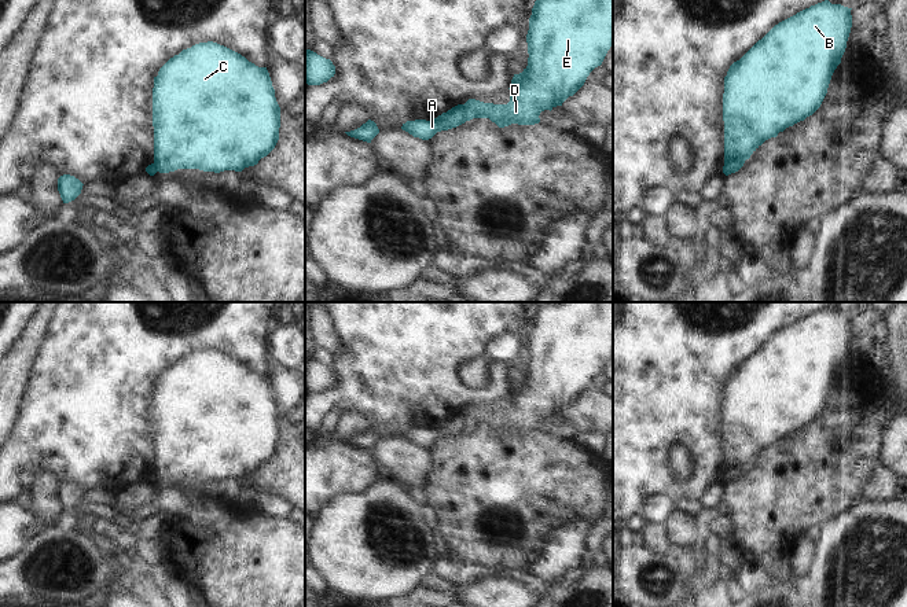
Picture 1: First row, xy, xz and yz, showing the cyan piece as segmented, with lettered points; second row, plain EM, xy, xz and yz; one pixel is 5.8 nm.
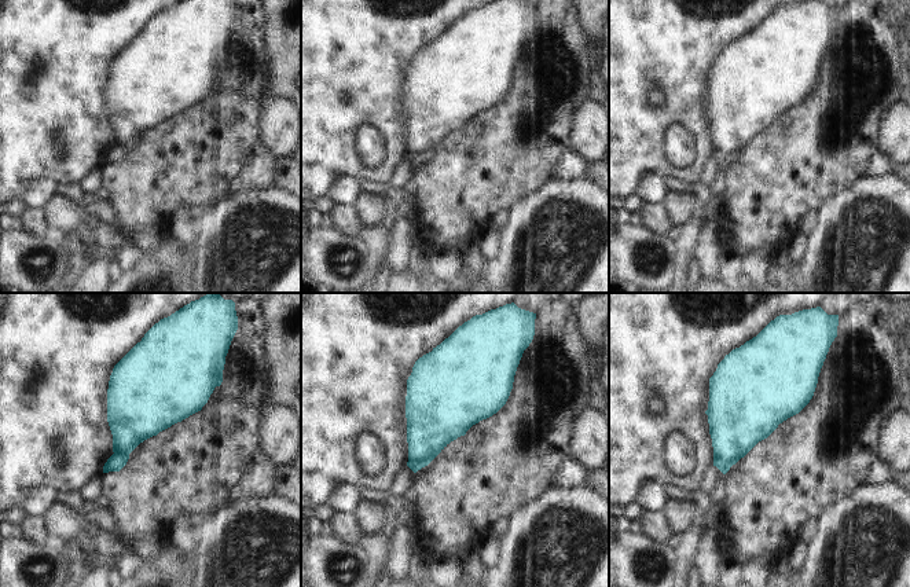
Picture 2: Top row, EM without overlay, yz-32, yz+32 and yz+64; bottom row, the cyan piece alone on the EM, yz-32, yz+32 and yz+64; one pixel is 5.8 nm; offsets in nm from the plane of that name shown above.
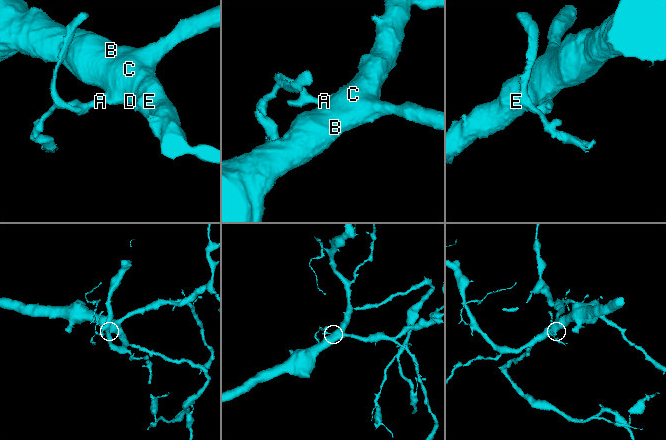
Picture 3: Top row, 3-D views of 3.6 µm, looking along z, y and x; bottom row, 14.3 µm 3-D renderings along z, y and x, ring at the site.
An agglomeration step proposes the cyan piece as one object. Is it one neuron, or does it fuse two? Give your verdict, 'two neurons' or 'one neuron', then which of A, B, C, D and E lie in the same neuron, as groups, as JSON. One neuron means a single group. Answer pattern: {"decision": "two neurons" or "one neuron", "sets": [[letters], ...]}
{"decision": "two neurons", "sets": [["A"], ["B", "C", "D", "E"]]}

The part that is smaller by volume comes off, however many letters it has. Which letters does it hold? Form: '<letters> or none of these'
A

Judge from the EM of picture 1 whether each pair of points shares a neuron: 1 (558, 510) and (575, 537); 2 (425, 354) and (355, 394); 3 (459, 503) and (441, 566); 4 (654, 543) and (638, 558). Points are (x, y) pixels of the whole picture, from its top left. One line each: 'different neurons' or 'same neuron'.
1: different neurons
2: same neuron
3: different neurons
4: different neurons

